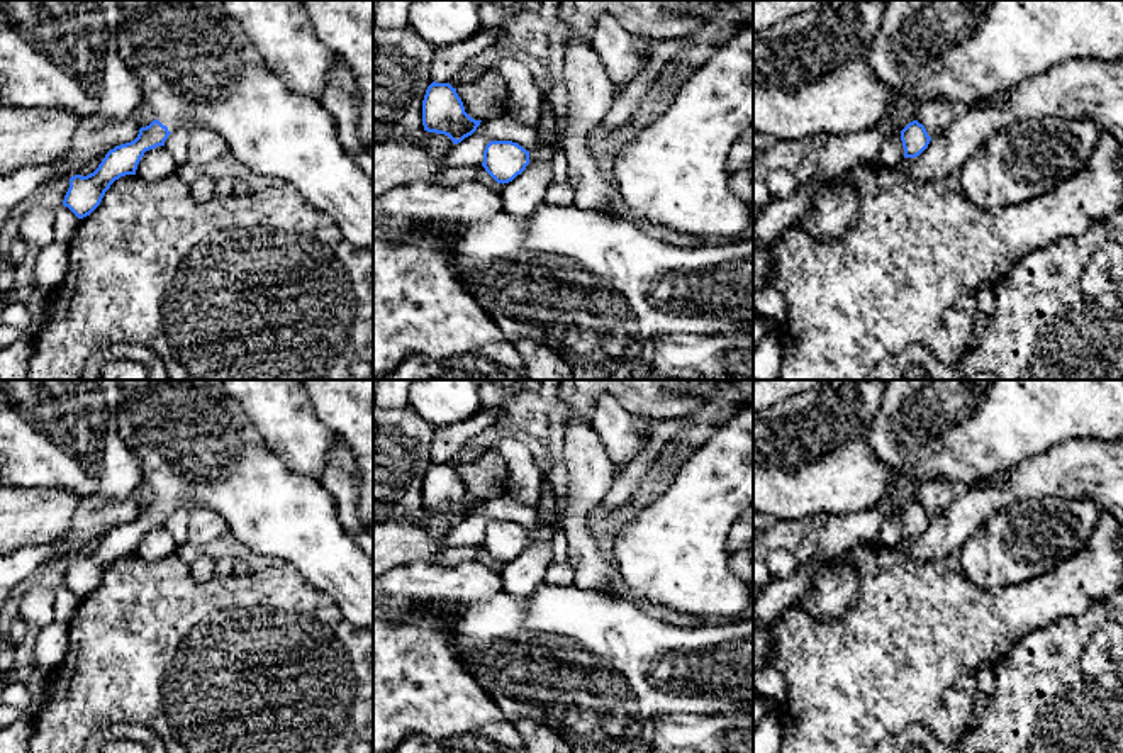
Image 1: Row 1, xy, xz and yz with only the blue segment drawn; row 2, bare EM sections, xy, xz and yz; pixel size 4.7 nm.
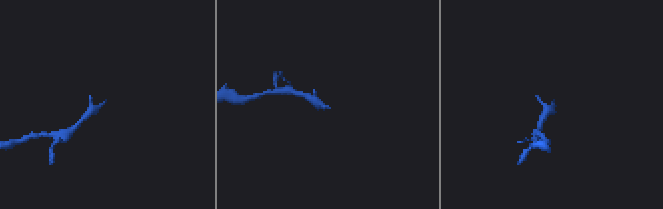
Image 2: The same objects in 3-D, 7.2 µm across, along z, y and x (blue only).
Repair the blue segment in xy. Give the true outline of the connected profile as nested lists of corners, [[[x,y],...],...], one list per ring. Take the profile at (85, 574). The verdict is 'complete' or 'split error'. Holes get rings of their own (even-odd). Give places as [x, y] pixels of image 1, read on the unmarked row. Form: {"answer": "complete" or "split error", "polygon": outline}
{"answer": "split error", "polygon": [[[117,380],[124,397],[117,414],[120,439],[134,455],[144,482],[154,490],[154,500],[139,509],[134,521],[110,529],[98,548],[70,558],[63,585],[78,599],[90,595],[110,565],[126,555],[136,555],[146,531],[165,526],[176,509],[210,509],[224,517],[232,533],[251,553],[292,565],[314,588],[329,595],[344,617],[360,628],[373,629],[373,561],[349,536],[338,516],[331,494],[307,475],[288,468],[263,441],[241,404],[205,380]]]}

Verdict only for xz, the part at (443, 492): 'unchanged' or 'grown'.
unchanged

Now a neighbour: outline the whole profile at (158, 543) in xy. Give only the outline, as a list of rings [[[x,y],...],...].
[[[165,526],[146,531],[136,549],[136,555],[146,561],[158,561],[175,553],[178,544]]]

